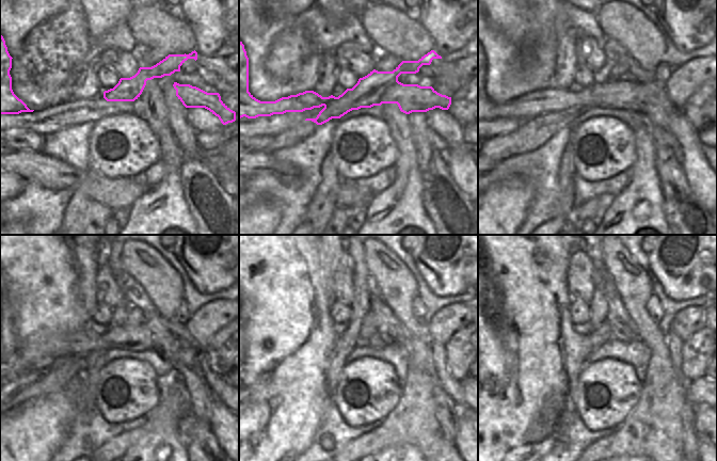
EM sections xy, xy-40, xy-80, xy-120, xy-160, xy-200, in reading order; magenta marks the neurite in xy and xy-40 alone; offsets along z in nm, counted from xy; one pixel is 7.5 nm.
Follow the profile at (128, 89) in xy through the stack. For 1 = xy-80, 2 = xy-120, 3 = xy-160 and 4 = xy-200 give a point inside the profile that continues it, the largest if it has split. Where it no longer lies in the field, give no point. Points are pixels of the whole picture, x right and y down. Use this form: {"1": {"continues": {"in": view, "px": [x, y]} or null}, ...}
{"1": {"continues": {"in": "xy-80", "px": [651, 99]}}, "2": {"continues": {"in": "xy-120", "px": [86, 343]}}, "3": {"continues": {"in": "xy-160", "px": [348, 340]}}, "4": {"continues": {"in": "xy-200", "px": [593, 317]}}}

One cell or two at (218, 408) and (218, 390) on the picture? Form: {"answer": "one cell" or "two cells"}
{"answer": "two cells"}

